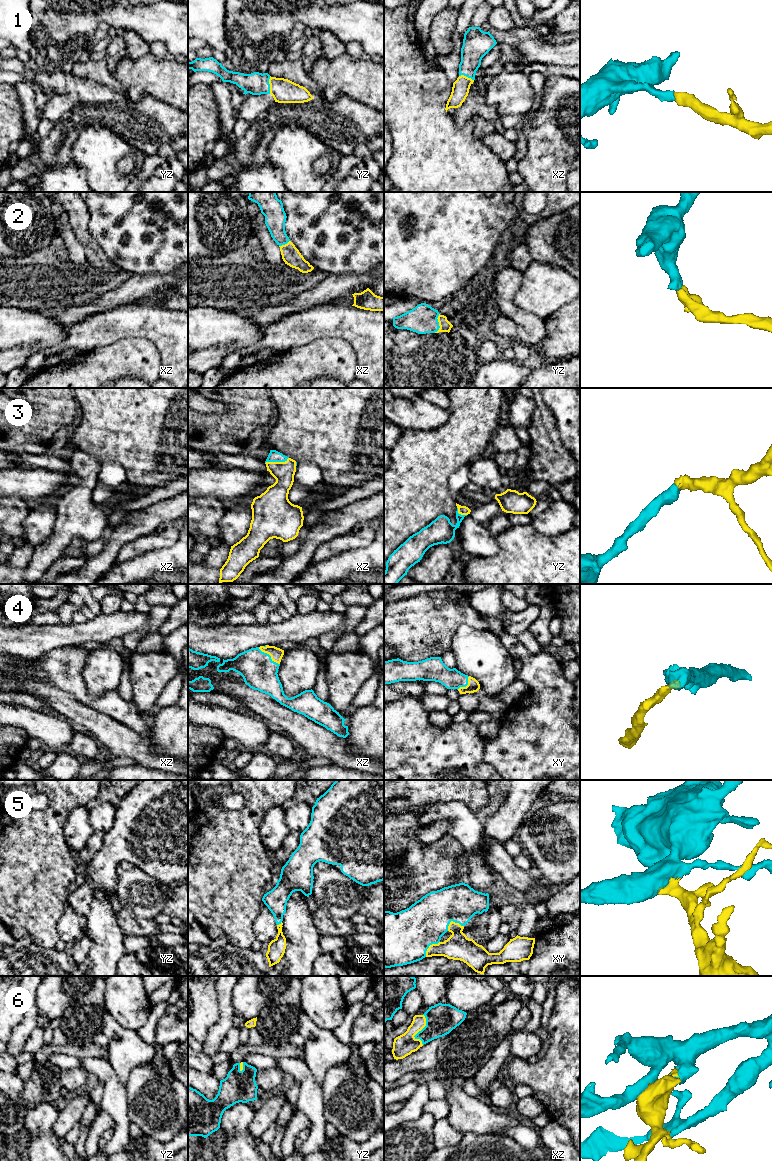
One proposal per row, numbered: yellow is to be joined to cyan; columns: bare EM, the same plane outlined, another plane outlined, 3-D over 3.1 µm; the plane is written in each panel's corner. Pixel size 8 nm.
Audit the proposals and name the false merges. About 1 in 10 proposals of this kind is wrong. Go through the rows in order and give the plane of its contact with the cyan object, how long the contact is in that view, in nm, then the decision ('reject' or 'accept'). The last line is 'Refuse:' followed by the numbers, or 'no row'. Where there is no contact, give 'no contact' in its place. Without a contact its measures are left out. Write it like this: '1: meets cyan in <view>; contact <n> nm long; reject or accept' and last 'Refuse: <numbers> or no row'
1: meets cyan in yz; contact 140 nm long; accept
2: meets cyan in yz; contact 160 nm long; accept
3: meets cyan in xz; contact 200 nm long; accept
4: meets cyan in xz; contact 220 nm long; accept
5: meets cyan in xy; contact 140 nm long; accept
6: meets cyan in xz; contact 240 nm long; accept
Refuse: no row

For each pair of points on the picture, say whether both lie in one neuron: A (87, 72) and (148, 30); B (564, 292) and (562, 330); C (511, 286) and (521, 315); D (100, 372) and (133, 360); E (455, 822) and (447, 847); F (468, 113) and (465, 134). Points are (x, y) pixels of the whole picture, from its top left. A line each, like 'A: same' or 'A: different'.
A: different
B: different
C: same
D: same
E: different
F: different

